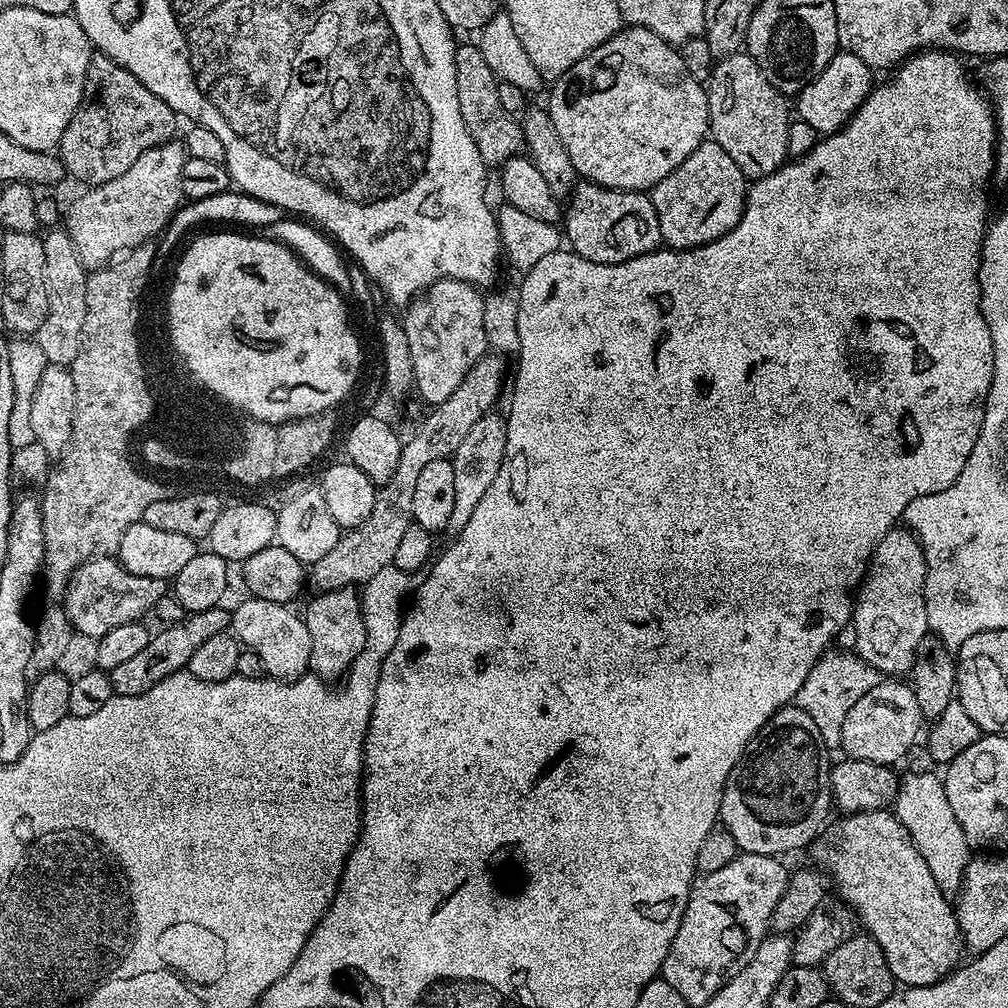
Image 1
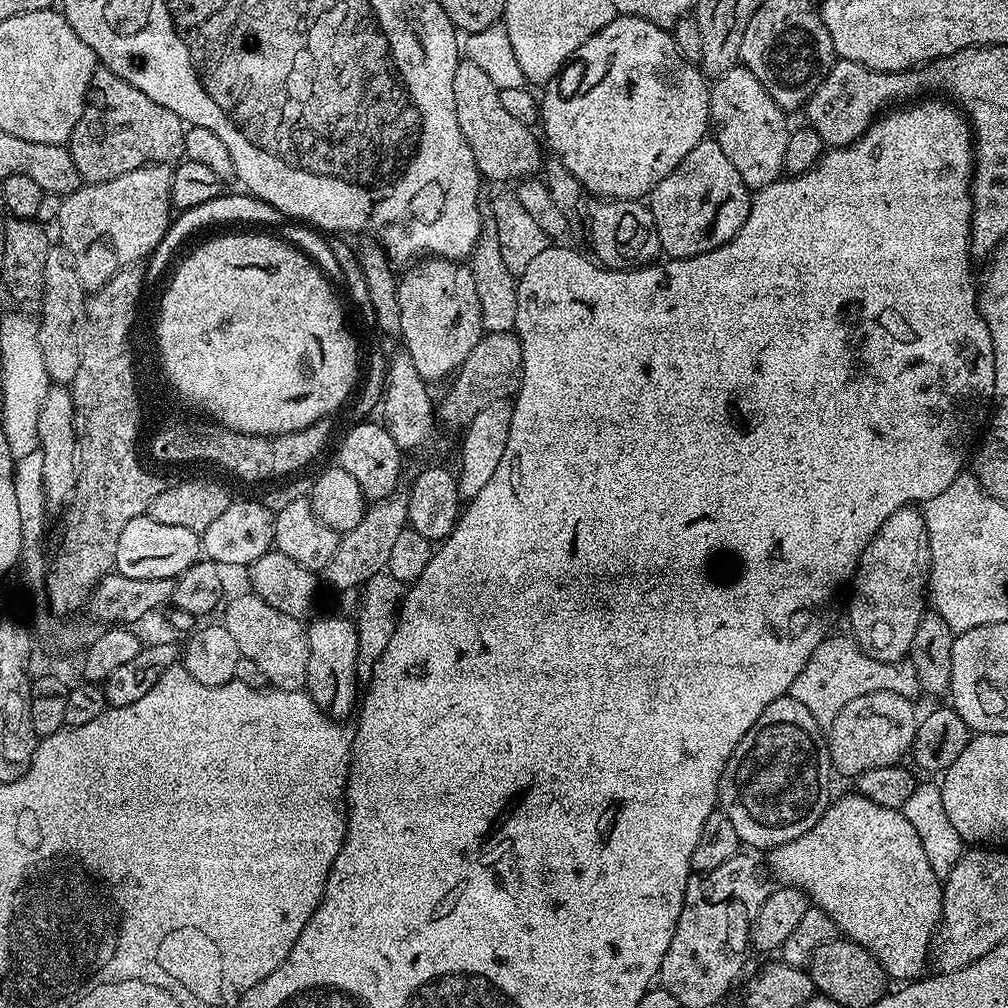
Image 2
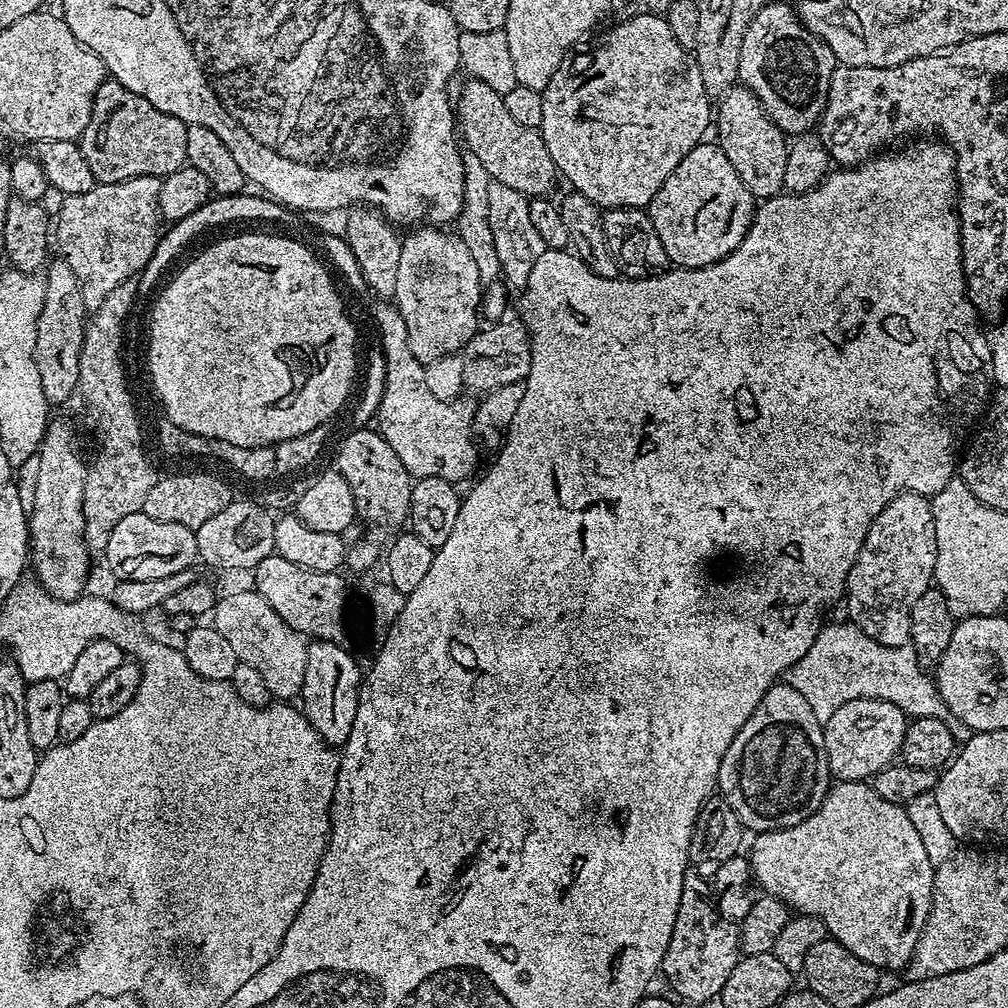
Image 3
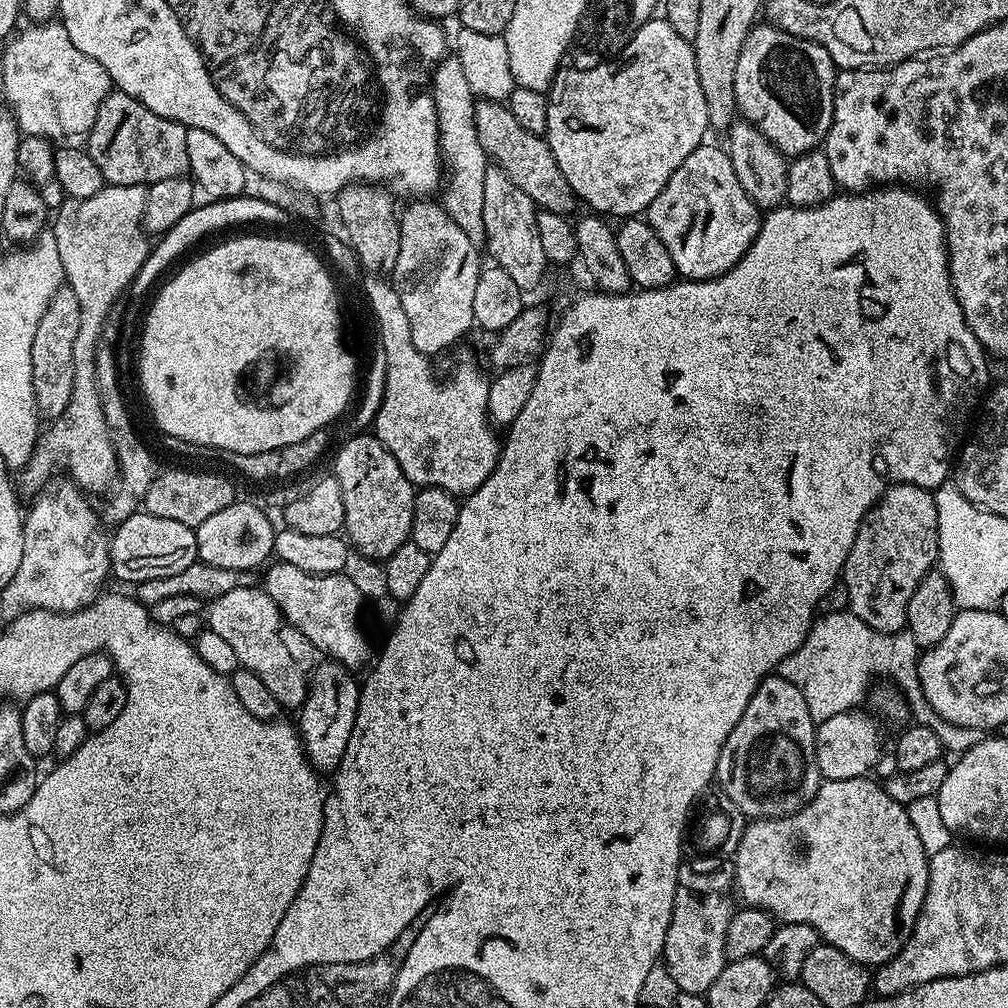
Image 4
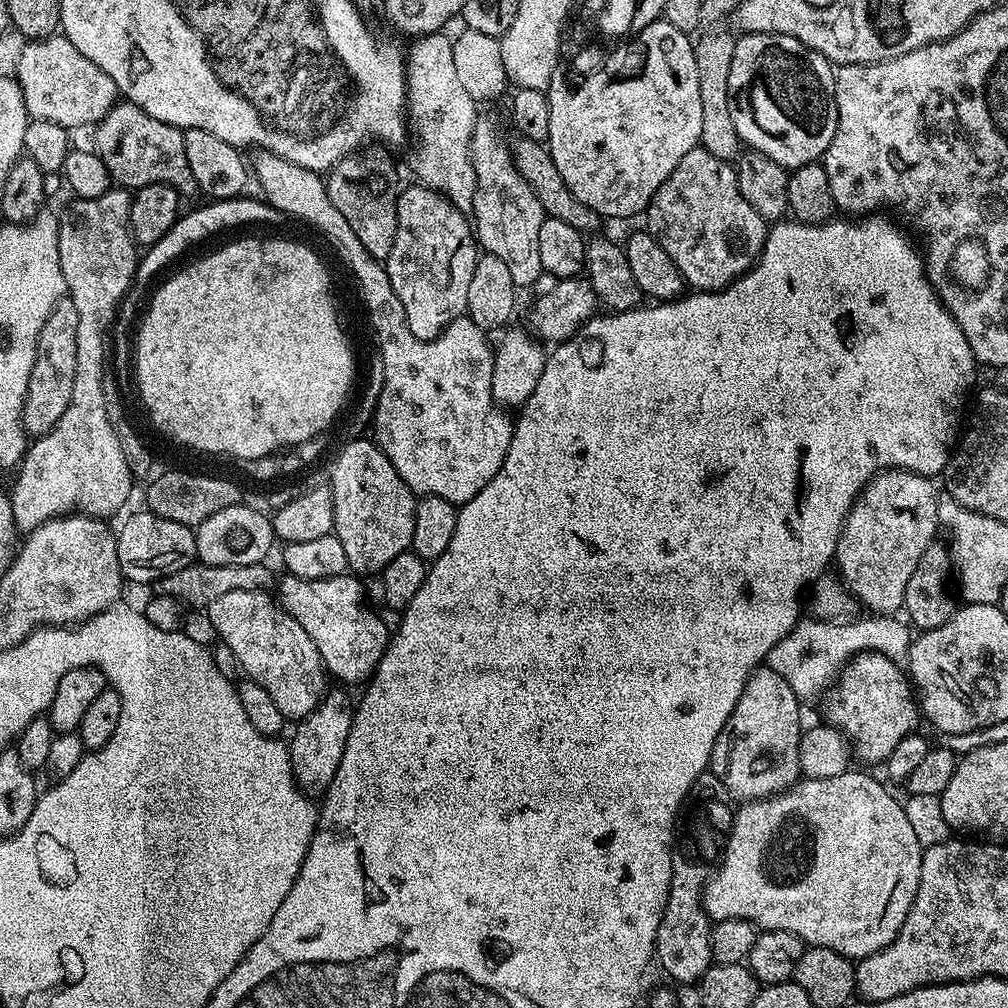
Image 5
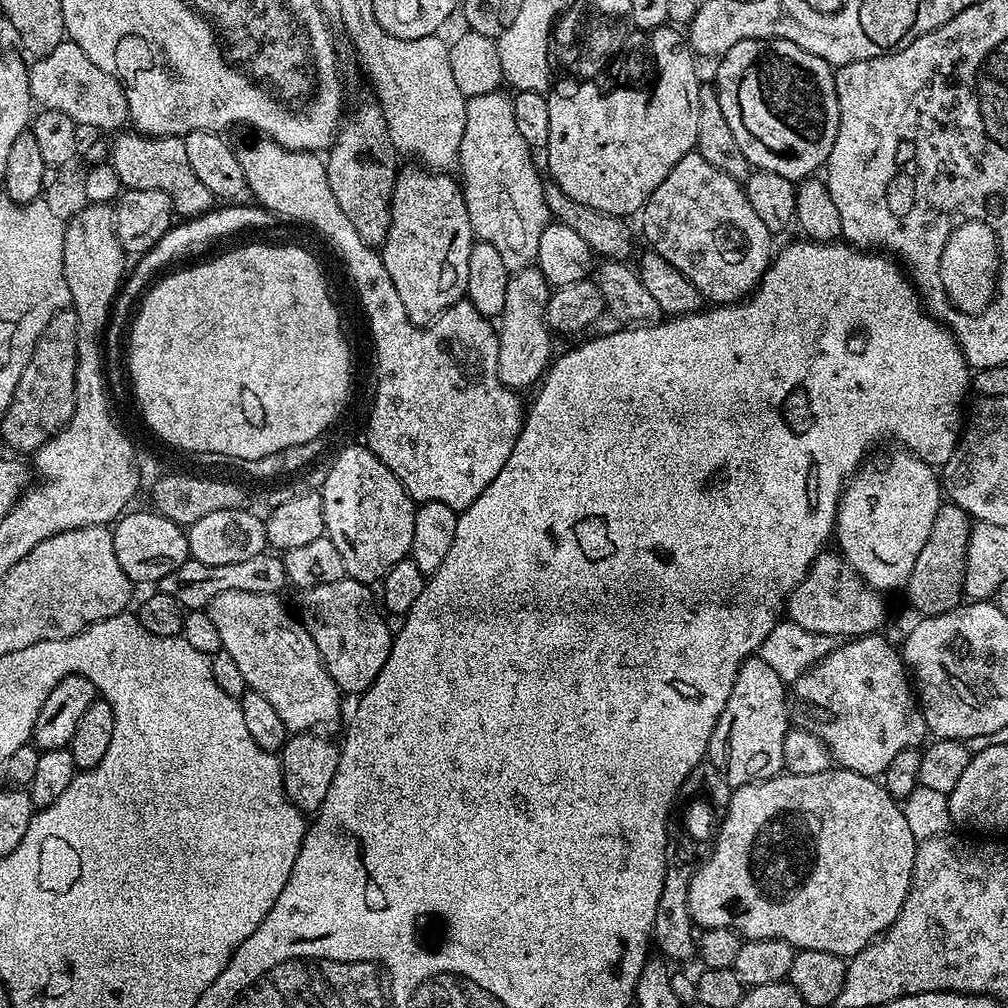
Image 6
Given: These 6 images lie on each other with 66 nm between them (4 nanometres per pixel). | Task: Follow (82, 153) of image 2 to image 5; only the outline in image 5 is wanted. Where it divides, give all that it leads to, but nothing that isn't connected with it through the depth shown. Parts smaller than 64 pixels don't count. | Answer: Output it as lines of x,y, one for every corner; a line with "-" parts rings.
118,102
102,117
99,124
95,125
94,132
96,132
94,151
102,158
102,162
106,162
106,170
110,170
113,181
119,187
135,190
151,184
165,184
184,198
197,191
194,174
190,174
190,161
186,158
184,133
181,129
150,118
137,104

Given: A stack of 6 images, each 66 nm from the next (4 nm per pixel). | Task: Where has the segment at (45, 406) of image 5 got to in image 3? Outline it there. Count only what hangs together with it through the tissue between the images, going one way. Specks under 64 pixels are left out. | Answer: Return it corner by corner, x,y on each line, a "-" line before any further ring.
63,258
54,260
47,265
44,276
44,301
42,314
38,318
38,338
34,342
34,362
42,377
42,394
46,394
52,406
64,404
71,396
77,395
80,387
80,351
86,327
86,309
78,278
74,278
74,270
70,270

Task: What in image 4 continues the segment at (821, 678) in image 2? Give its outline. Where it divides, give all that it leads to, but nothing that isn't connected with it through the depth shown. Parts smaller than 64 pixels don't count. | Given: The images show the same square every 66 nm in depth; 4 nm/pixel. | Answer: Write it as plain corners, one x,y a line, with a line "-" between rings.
852,611
832,612
817,617
802,646
782,660
777,675
786,678
801,690
813,721
820,723
835,714
851,711
863,697
867,697
873,683
872,676
886,676
900,689
907,704
913,723
926,726
937,735
945,751
960,755
972,749
986,738
981,728
955,726
946,722
927,702
918,678
920,647
912,632
876,631
858,618

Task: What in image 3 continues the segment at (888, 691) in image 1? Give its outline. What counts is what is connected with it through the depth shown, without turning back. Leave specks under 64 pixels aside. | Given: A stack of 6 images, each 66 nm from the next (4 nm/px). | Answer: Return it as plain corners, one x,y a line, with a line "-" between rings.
858,698
847,702
823,723
829,773
837,781
867,781
899,757
909,723
909,718
890,701

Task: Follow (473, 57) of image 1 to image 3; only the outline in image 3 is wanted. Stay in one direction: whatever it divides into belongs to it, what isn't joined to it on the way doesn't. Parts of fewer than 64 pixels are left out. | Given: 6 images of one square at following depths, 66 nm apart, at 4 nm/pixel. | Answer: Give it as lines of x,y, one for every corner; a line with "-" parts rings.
467,79
454,104
457,127
467,151
478,158
491,179
529,198
544,198
558,181
554,160
539,129
519,125
506,109
503,95
484,82

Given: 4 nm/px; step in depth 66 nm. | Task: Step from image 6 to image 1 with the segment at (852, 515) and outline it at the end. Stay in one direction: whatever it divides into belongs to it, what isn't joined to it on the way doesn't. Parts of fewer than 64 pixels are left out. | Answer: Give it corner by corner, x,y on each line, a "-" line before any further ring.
907,527
891,528
878,542
868,571
852,605
851,631
856,631
854,652
877,673
900,678
911,673
914,654
929,635
924,601
928,563
918,538

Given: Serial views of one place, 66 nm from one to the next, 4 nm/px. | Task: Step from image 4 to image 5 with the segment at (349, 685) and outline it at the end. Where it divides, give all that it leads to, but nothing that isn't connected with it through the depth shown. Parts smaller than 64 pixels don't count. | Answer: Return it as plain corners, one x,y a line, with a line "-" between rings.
328,690
320,699
319,706
297,723
300,725
293,730
292,740
289,739
287,745
296,785
304,789
305,793
323,794
328,791
330,782
334,782
334,774
338,774
338,766
346,750
353,711
353,701
348,701
346,693

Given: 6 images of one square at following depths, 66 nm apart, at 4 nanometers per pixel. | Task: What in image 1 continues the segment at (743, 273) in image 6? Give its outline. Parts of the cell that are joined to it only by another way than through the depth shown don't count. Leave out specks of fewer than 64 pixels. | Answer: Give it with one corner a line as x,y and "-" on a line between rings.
714,142
699,144
682,162
650,190
652,205
658,214
660,239
669,249
701,248
722,238
742,218
746,177
734,158

